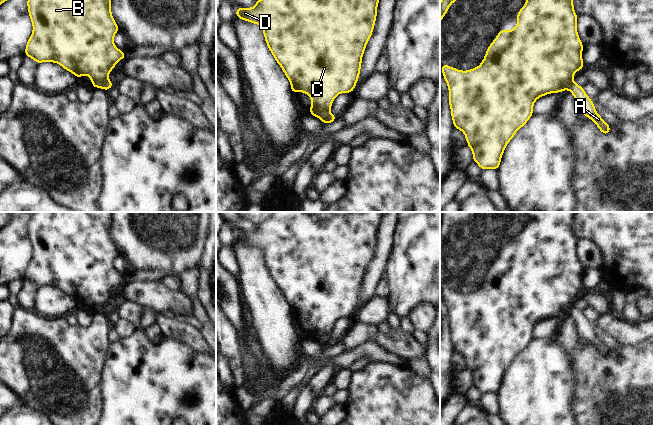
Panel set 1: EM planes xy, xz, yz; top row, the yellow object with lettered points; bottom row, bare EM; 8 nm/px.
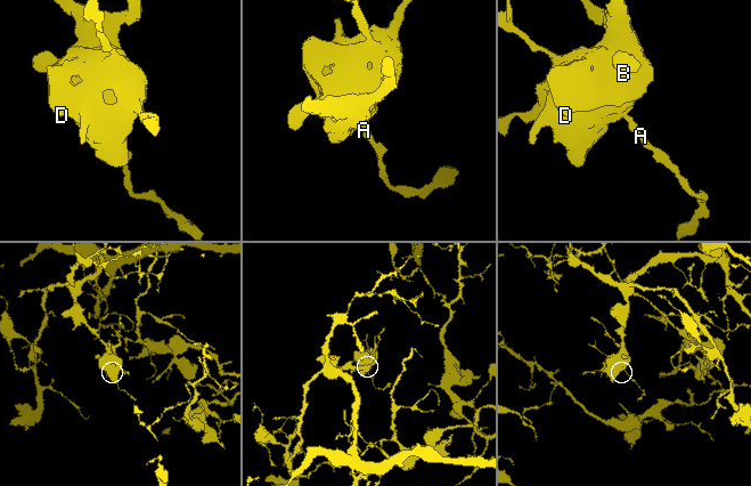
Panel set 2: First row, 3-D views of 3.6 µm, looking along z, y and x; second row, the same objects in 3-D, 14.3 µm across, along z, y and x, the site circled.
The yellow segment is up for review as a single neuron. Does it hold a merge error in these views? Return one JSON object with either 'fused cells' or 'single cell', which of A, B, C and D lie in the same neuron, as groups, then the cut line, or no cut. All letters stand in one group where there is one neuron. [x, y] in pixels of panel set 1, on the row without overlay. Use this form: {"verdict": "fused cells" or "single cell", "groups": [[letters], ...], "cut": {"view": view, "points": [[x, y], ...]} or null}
{"verdict": "fused cells", "groups": [["A"], ["B", "C", "D"]], "cut": {"view": "yz", "points": [[572, 304], [566, 308], [565, 312]]}}

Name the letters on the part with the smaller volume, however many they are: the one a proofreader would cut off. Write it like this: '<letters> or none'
A

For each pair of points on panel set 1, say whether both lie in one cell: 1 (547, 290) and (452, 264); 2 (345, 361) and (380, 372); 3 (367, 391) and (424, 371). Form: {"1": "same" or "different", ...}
{"1": "same", "2": "different", "3": "different"}

